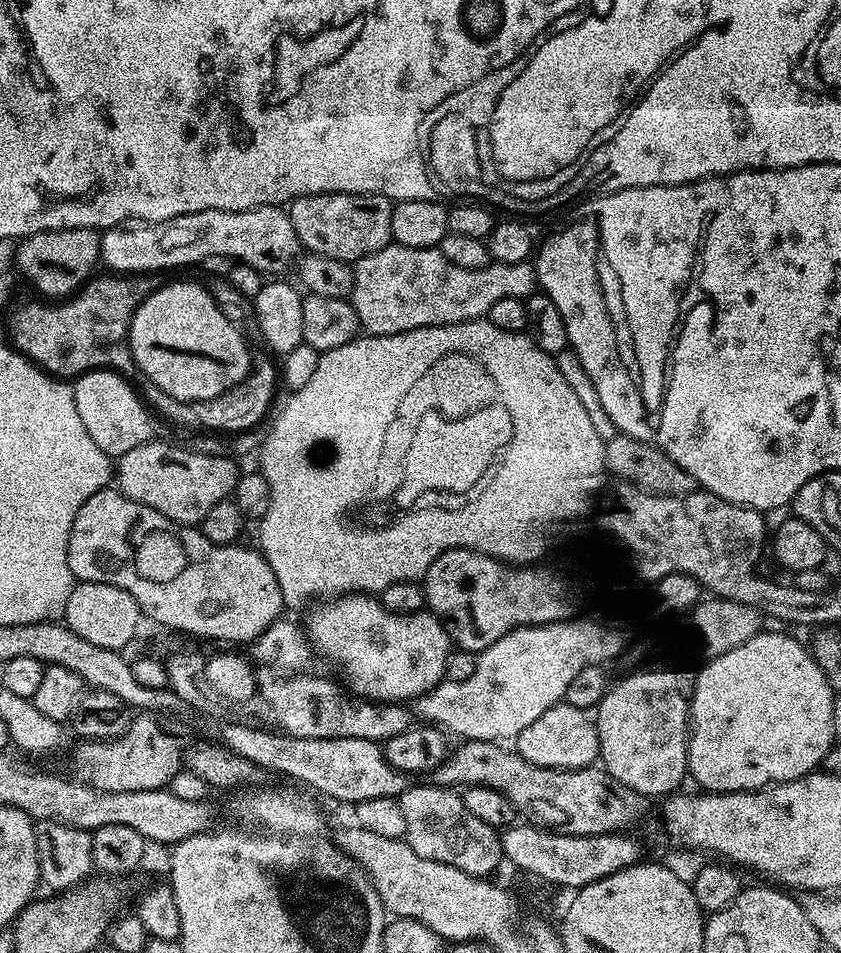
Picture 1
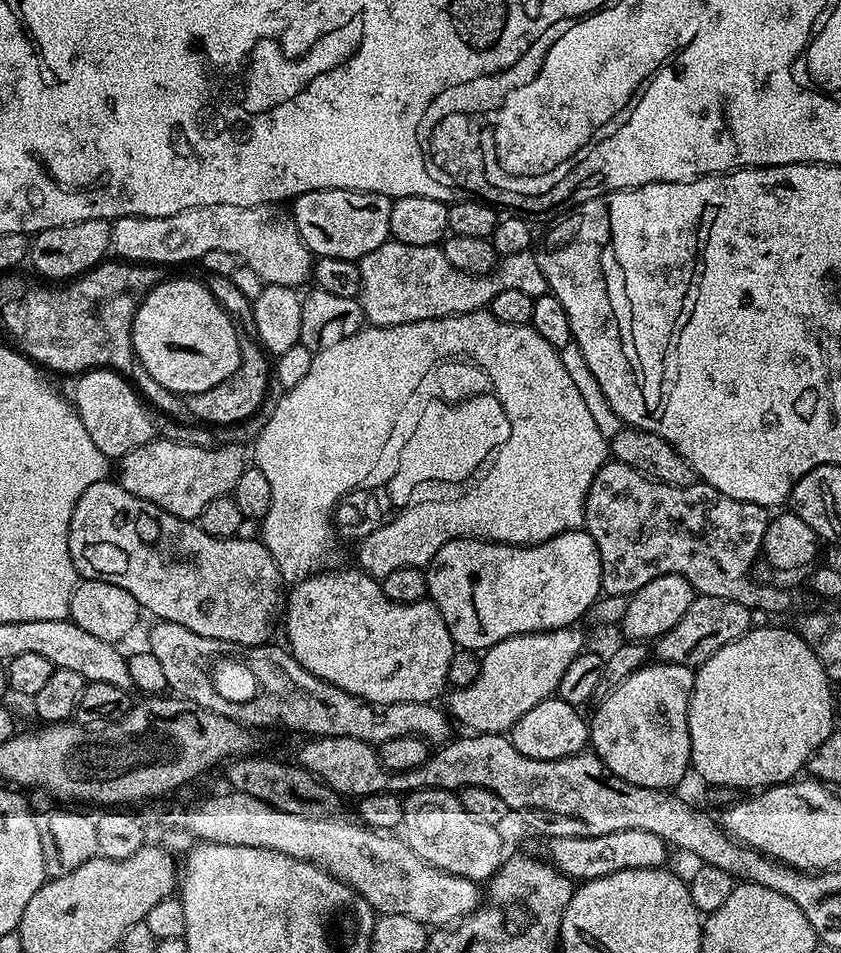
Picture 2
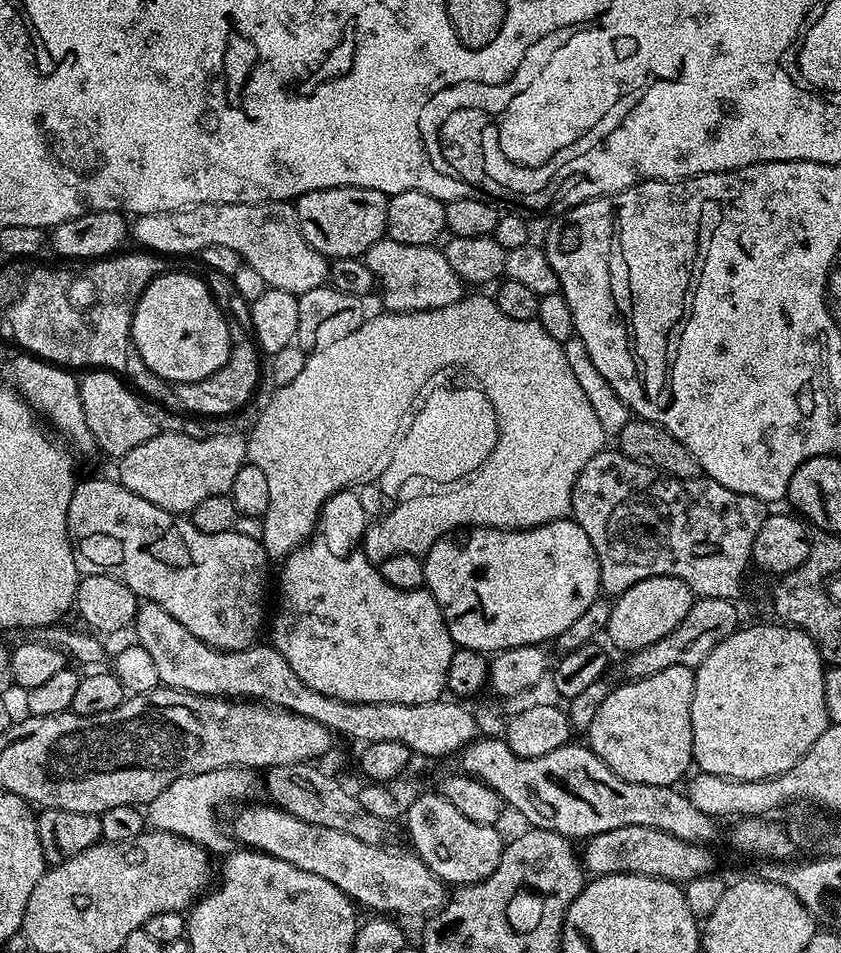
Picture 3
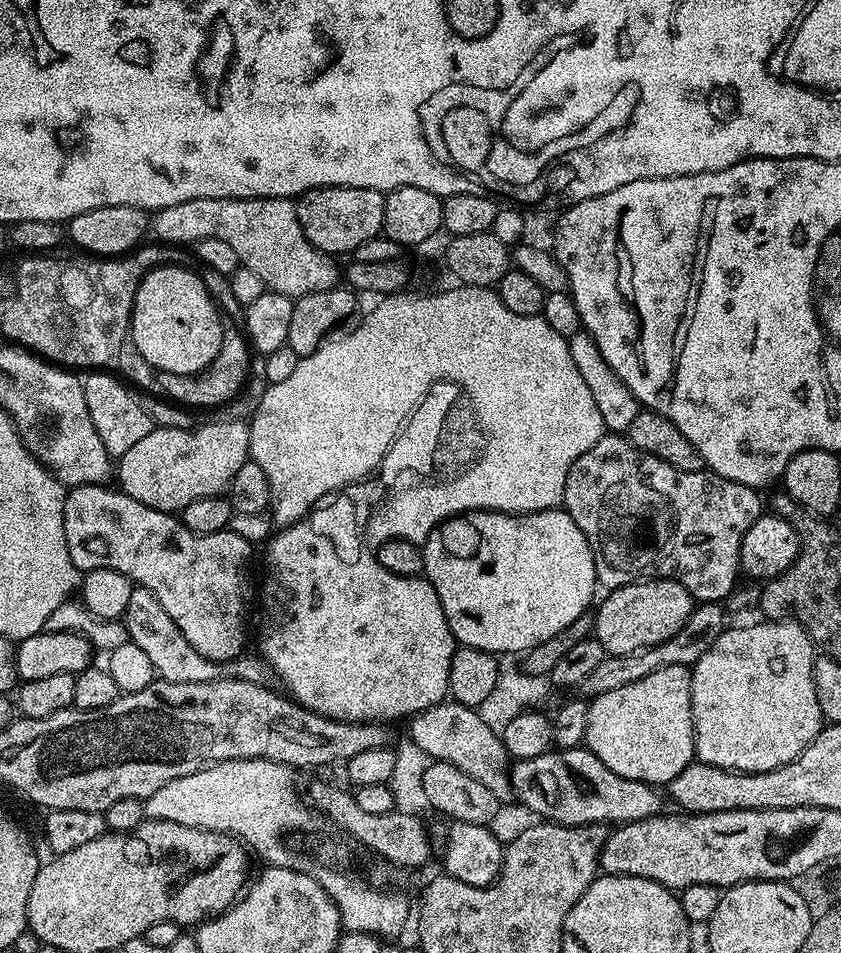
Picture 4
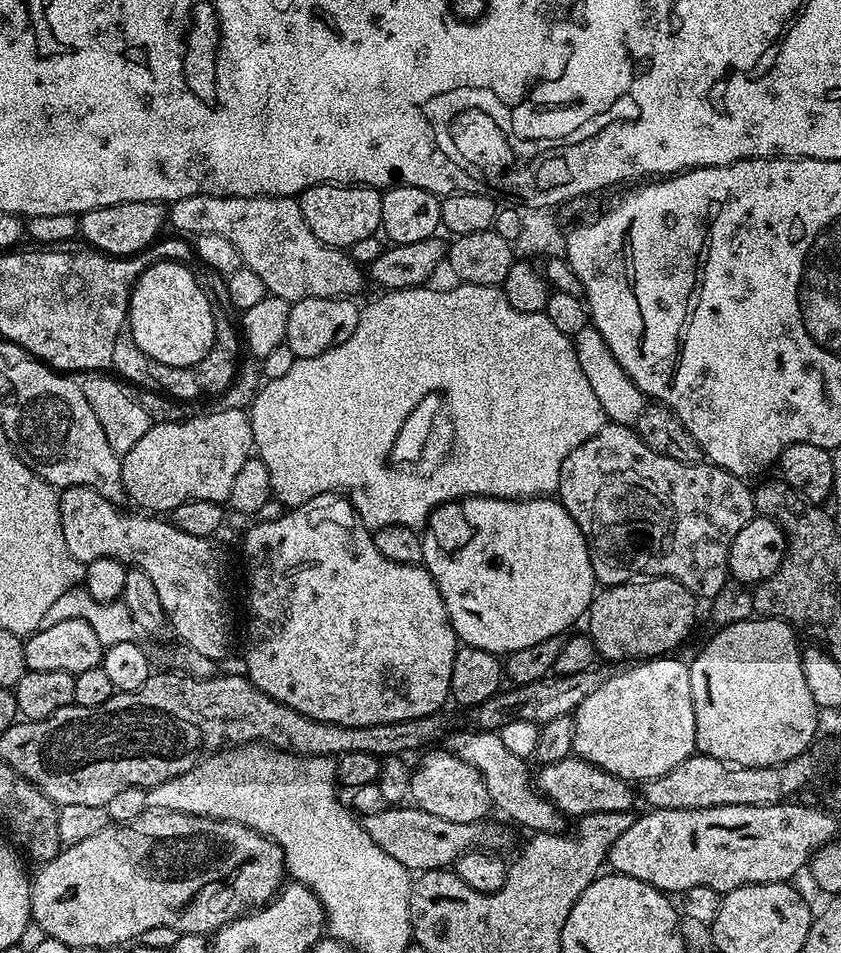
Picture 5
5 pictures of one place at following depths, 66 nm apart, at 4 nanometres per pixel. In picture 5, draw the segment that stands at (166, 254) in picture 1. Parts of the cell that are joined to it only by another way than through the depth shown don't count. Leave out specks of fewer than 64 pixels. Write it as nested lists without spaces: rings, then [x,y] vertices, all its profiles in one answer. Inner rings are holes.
[[[191,196],[171,201],[166,220],[180,234],[222,234],[222,238],[227,238],[238,249],[244,267],[254,270],[254,274],[262,278],[269,293],[283,300],[295,302],[302,298],[356,298],[364,288],[365,269],[347,251],[326,246],[318,242],[314,234],[310,234],[310,226],[306,226],[306,218],[302,218],[299,199],[290,196]]]

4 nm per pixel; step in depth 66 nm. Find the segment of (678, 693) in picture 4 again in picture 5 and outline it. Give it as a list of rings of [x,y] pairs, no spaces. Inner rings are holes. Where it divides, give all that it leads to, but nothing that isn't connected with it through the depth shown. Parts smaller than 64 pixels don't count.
[[[653,658],[647,662],[637,663],[629,672],[620,672],[609,675],[606,682],[602,682],[602,686],[598,686],[598,690],[594,690],[594,694],[589,694],[575,710],[574,713],[574,731],[572,734],[572,750],[580,759],[596,764],[602,770],[606,770],[611,776],[617,776],[620,780],[629,782],[643,782],[645,780],[653,780],[662,774],[666,774],[670,770],[674,770],[674,766],[678,766],[678,762],[686,762],[686,758],[690,758],[697,751],[696,746],[696,723],[694,722],[694,702],[690,694],[690,674],[688,673],[689,665],[684,664],[680,660],[672,660],[676,658]]]

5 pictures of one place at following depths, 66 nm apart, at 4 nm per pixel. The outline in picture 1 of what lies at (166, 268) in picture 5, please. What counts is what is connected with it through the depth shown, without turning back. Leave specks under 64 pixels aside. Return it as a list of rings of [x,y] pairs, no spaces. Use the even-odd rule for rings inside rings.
[[[165,283],[154,294],[150,294],[150,298],[146,298],[146,302],[142,302],[142,306],[134,314],[132,319],[132,328],[128,331],[128,344],[132,347],[132,363],[137,369],[144,371],[144,380],[149,384],[158,386],[162,390],[166,390],[166,394],[170,394],[174,398],[178,398],[184,404],[195,404],[198,400],[209,400],[210,398],[218,398],[218,394],[222,394],[226,390],[230,390],[234,386],[238,386],[249,372],[252,371],[253,353],[248,352],[248,344],[244,341],[244,336],[238,329],[232,325],[232,320],[216,305],[216,300],[203,288],[200,284],[168,284]]]

